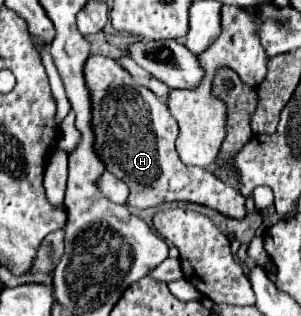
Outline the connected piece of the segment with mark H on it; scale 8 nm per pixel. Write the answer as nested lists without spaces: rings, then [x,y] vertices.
[[[90,56],[86,60],[86,88],[90,90],[90,106],[92,106],[92,130],[94,130],[94,150],[104,160],[108,172],[116,178],[122,178],[130,188],[130,196],[126,200],[128,208],[152,208],[164,202],[196,202],[218,210],[226,218],[242,220],[246,218],[244,196],[238,194],[232,186],[214,178],[206,168],[194,168],[180,162],[174,140],[178,136],[178,124],[170,116],[168,106],[156,98],[148,88],[140,86],[116,60],[106,56]]]

